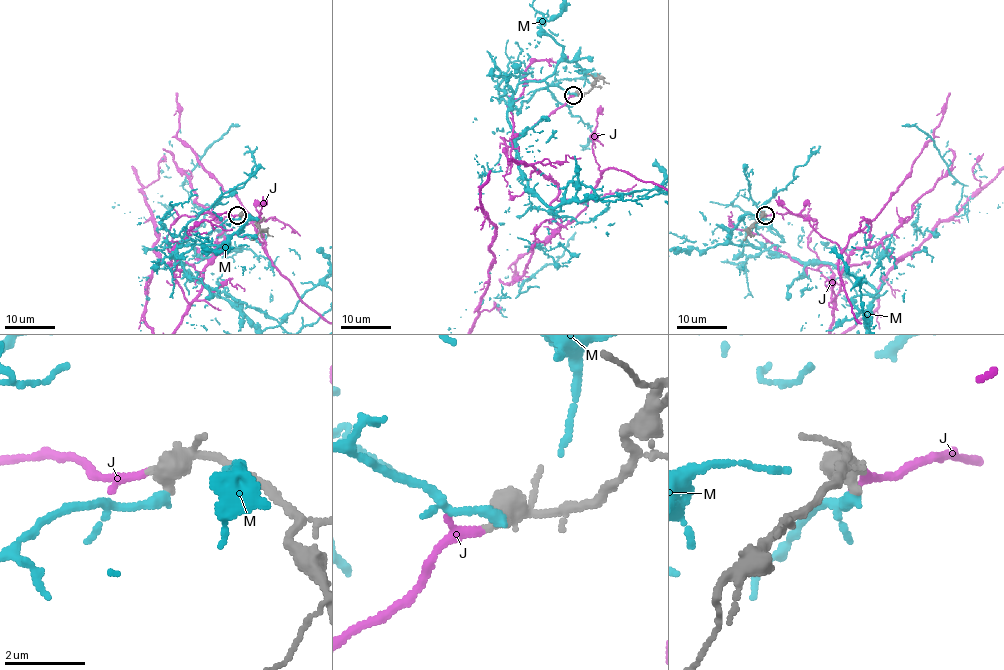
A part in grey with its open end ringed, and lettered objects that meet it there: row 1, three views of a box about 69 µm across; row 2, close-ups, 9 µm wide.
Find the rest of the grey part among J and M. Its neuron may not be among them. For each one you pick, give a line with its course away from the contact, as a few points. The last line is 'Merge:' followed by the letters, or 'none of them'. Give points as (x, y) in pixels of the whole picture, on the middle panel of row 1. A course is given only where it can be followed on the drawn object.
Merge: J

